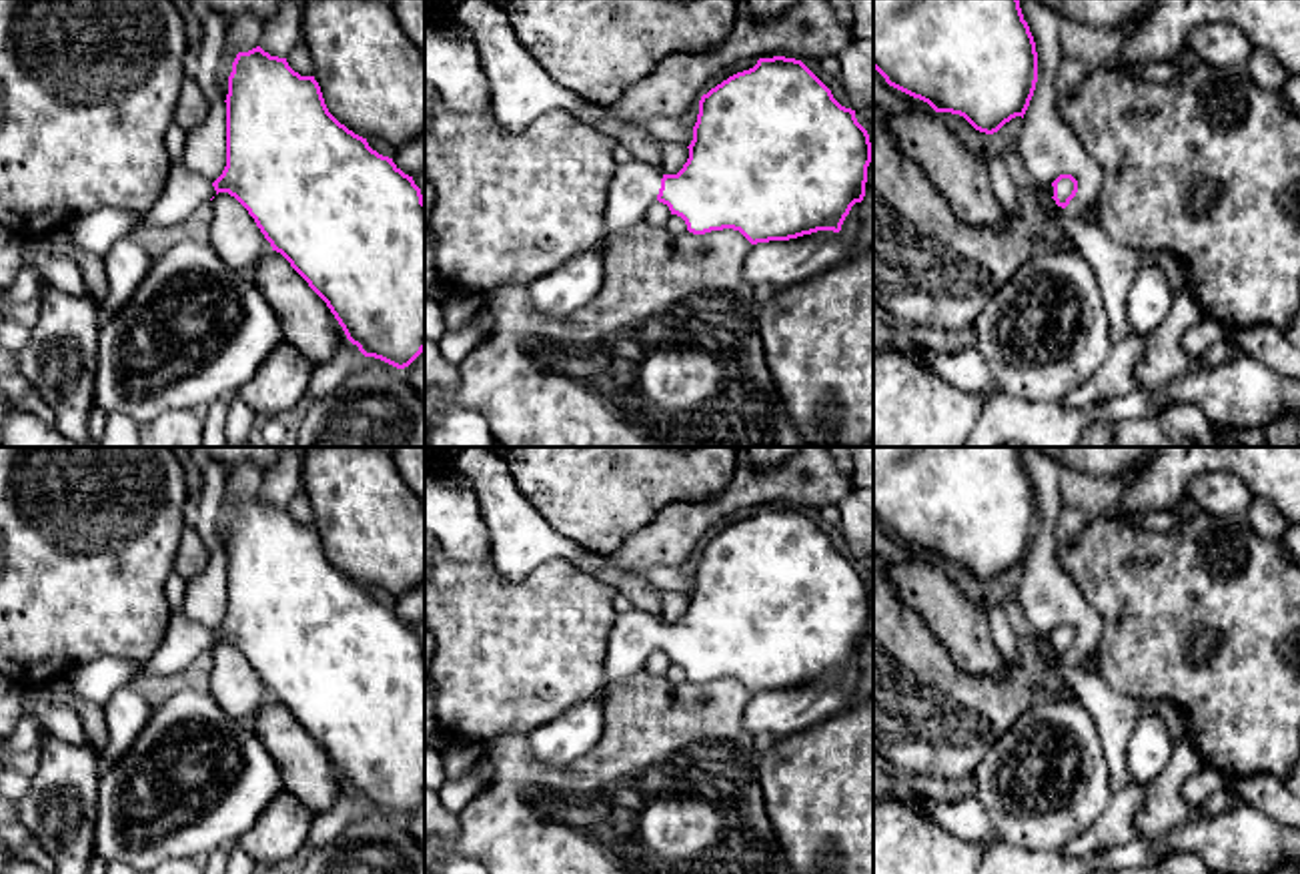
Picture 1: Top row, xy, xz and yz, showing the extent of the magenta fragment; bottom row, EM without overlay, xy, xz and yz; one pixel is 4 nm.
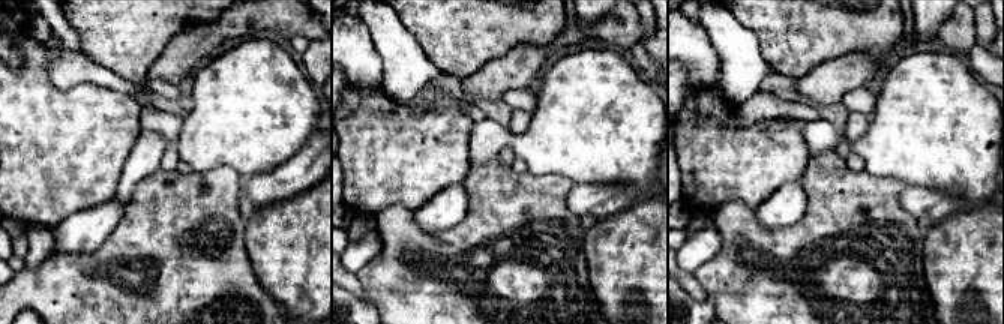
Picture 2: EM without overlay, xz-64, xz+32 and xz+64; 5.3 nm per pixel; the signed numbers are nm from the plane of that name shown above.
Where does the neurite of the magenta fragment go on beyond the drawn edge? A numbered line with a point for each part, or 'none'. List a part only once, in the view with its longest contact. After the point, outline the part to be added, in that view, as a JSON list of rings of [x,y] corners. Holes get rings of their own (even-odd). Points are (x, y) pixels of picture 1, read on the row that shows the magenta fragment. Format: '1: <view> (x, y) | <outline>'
1: xz (635, 185) | [[[641,160],[617,164],[607,188],[601,241],[595,247],[603,253],[609,237],[623,233],[643,221],[645,210],[657,202],[665,172]]]

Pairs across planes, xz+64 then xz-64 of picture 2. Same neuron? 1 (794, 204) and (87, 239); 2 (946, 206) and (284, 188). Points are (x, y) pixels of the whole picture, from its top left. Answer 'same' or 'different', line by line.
1: same
2: same

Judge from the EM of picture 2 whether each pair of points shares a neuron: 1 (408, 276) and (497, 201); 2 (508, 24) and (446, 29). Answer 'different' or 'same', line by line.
1: same
2: same

